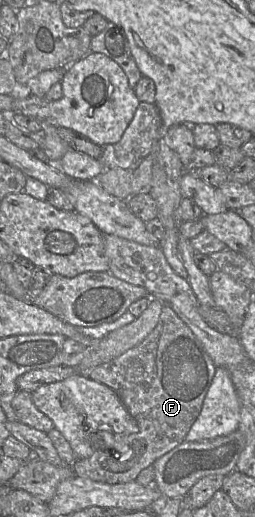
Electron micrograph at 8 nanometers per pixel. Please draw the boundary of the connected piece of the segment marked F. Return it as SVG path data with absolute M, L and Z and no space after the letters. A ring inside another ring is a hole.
M163 304L156 327L141 343L112 361L97 366L88 375L90 379L116 392L136 421L138 432L128 437L122 437L116 432L108 434L108 437L104 439L105 449L96 451L88 458L77 459L72 464L74 474L107 484L135 481L143 469L151 466L158 458L185 442L186 435L200 414L215 372L216 366L200 341L173 309Z

